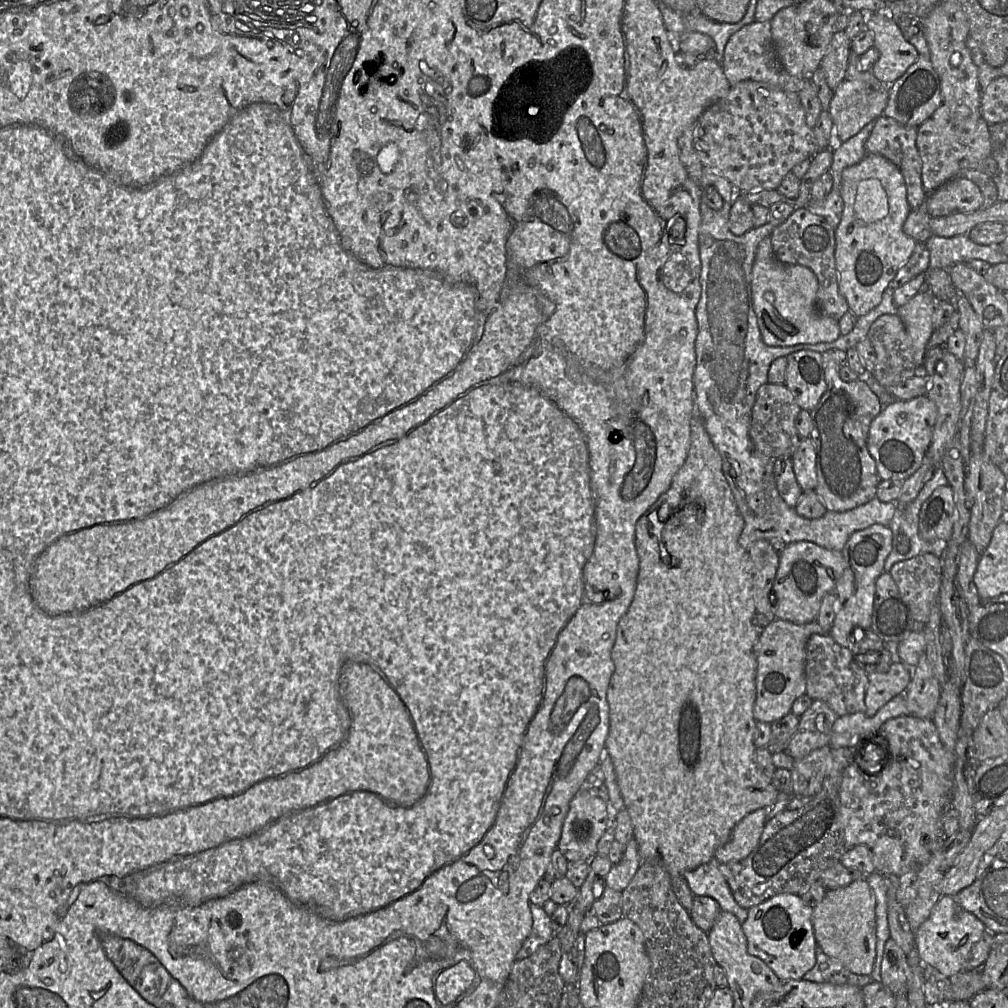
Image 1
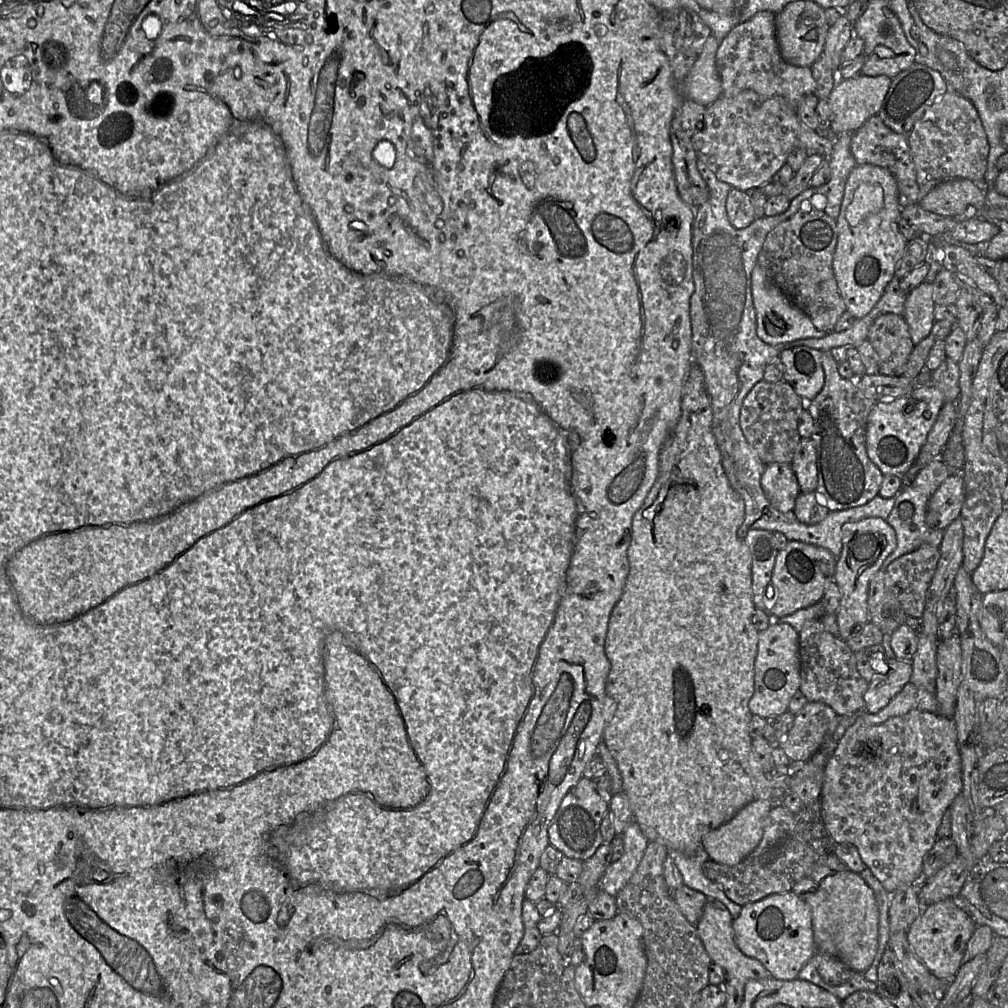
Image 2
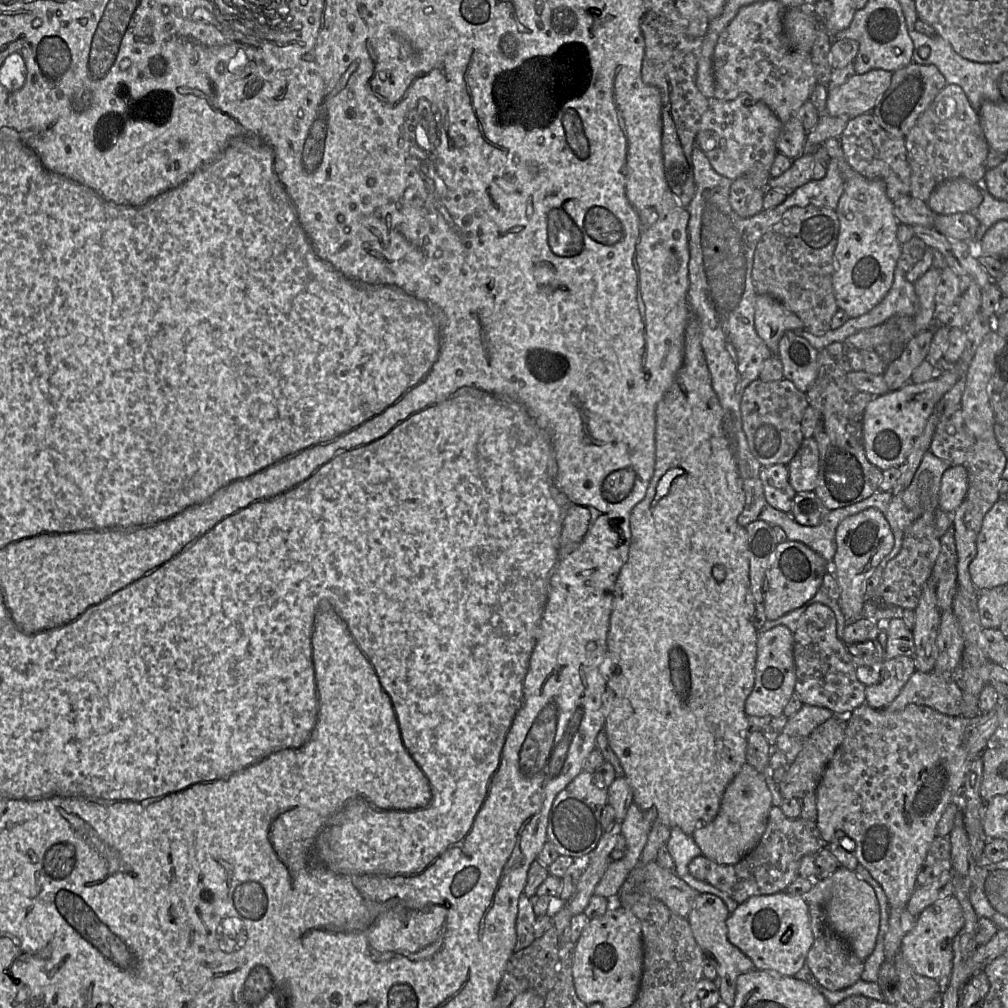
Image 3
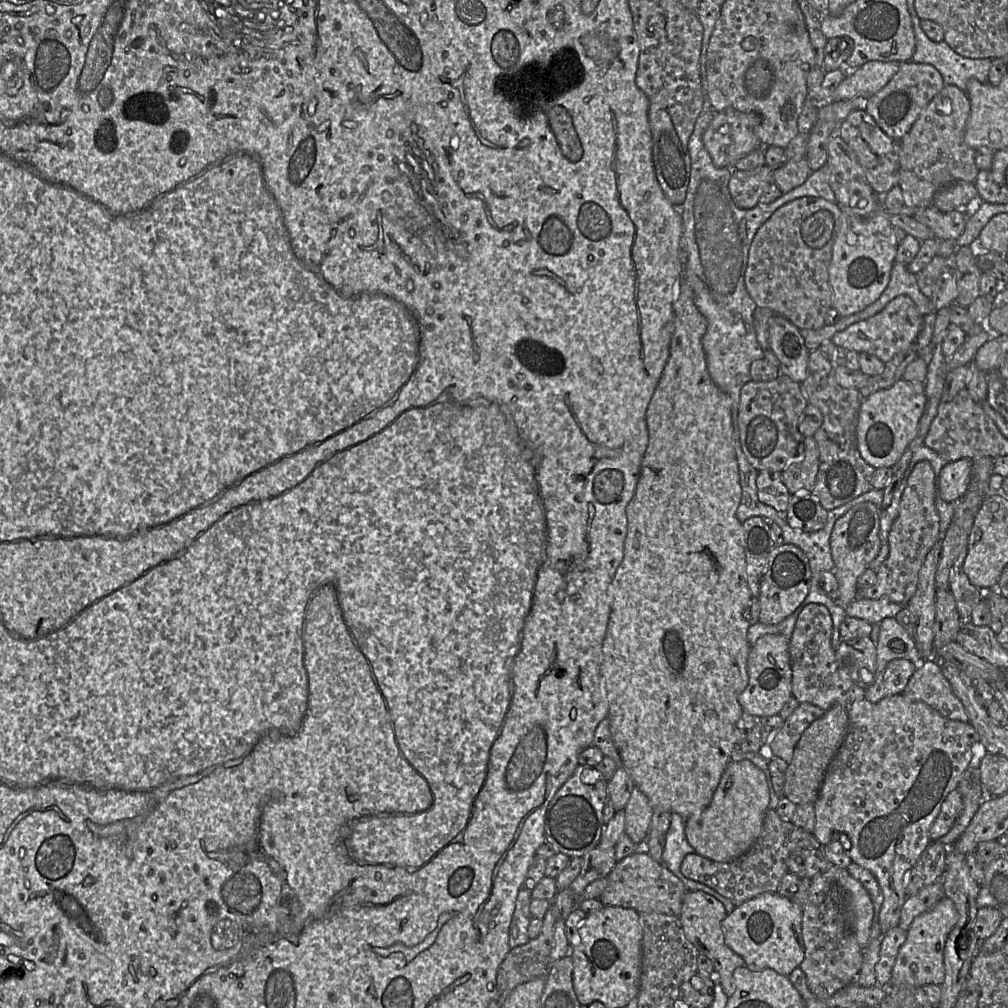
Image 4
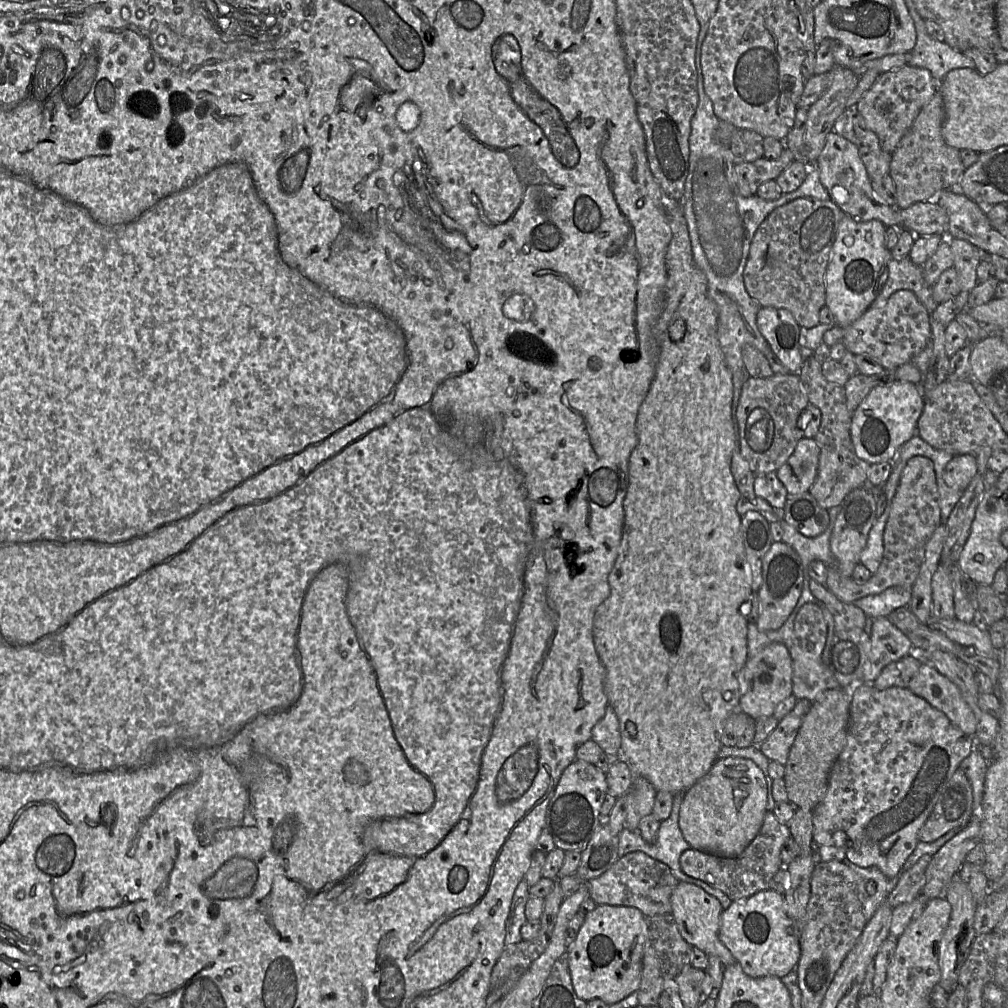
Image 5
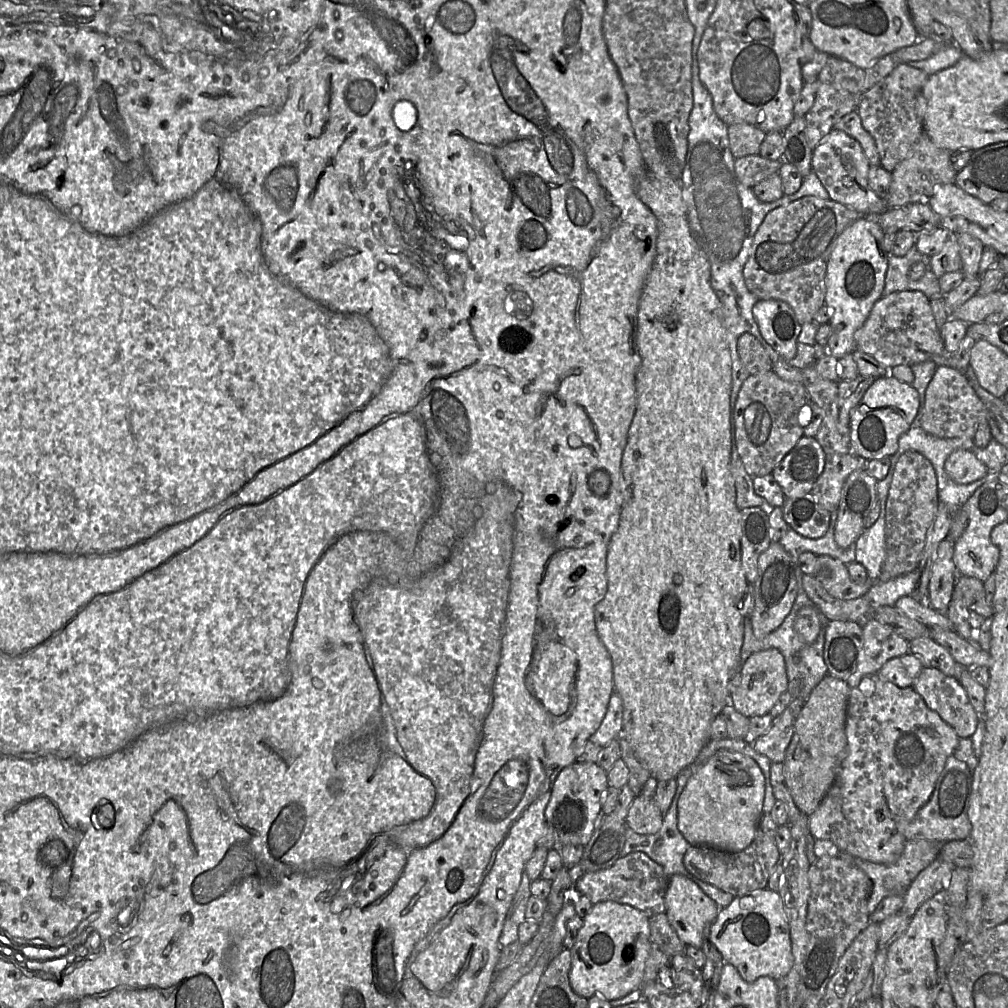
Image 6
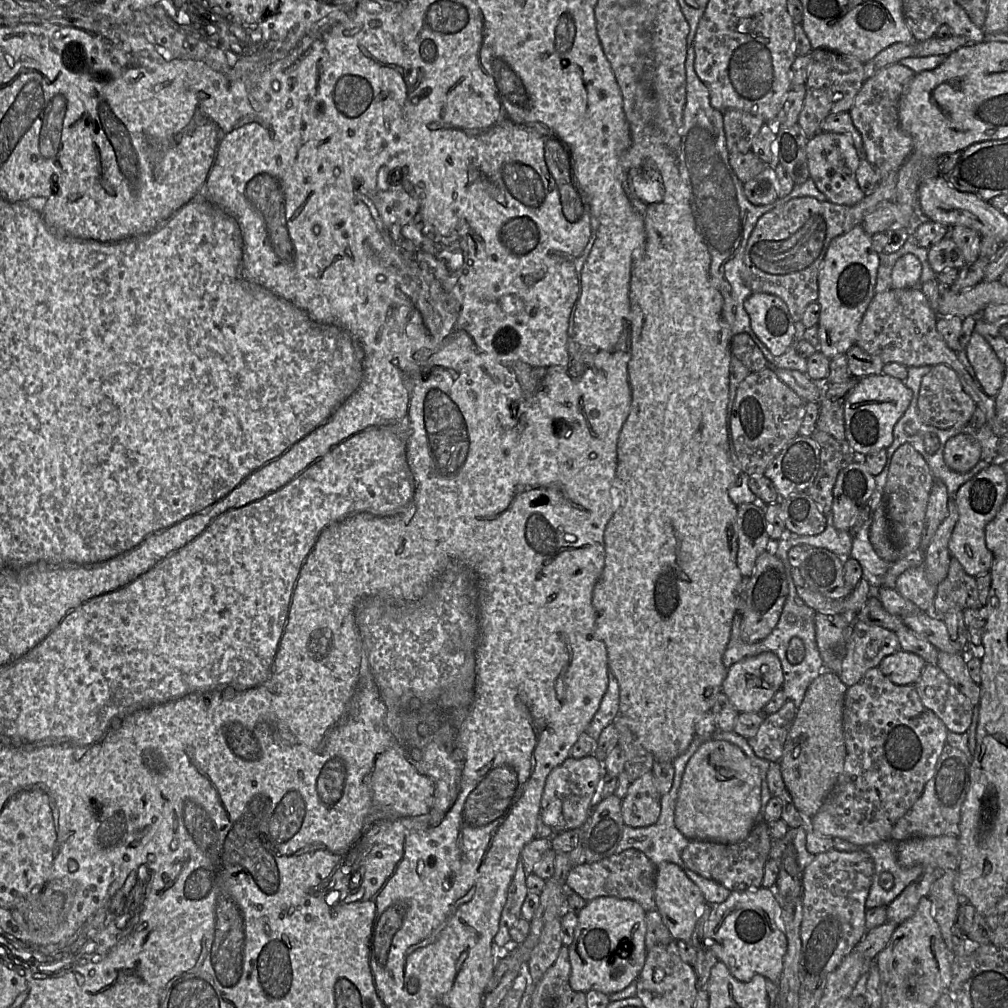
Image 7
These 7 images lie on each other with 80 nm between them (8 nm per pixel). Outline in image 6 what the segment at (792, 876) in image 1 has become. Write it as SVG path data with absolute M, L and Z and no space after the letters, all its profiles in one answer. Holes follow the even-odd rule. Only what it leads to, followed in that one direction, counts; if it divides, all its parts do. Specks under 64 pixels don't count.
M770 813L763 814L755 838L743 851L727 852L709 846L691 846L683 857L685 868L698 879L731 894L742 897L767 888L770 875L780 863L781 854L776 844L778 825Z

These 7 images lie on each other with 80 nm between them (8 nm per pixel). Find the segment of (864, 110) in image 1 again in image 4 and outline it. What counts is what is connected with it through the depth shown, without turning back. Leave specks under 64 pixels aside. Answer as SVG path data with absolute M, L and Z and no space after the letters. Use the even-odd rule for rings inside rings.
M869 61L854 71L840 83L831 96L831 102L869 97L879 92L896 74L901 63Z

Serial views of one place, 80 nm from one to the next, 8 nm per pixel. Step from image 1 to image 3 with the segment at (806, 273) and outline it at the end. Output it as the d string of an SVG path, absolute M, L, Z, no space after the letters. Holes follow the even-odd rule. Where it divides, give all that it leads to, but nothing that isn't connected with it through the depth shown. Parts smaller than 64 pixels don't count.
M756 295L755 329L774 356L786 331L804 329L801 319L770 295Z

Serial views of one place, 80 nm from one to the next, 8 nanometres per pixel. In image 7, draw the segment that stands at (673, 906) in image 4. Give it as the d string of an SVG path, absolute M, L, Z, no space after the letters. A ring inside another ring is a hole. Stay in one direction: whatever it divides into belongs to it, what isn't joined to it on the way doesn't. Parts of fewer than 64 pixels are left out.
M628 849L597 862L574 866L570 869L565 888L587 901L597 897L617 897L639 903L646 911L657 910L655 903L657 865L641 851Z

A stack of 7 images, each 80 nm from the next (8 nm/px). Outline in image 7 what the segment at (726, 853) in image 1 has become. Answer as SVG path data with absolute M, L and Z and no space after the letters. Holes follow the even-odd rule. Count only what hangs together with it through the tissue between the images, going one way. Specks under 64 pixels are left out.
M710 739L688 761L678 793L675 826L689 840L736 844L762 819L759 769L734 744Z

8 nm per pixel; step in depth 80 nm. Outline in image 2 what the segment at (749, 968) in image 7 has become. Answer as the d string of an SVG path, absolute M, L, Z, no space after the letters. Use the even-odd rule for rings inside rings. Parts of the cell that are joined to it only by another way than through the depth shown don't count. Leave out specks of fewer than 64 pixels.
M792 891L742 906L732 926L739 950L759 960L776 980L798 979L801 969L816 953L810 906Z

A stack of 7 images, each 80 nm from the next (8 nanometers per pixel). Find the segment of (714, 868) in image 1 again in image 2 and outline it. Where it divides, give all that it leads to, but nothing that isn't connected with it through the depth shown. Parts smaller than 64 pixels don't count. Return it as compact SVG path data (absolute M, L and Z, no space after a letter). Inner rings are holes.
M700 850L695 856L686 856L678 851L669 851L669 855L681 872L686 886L703 893L708 899L716 899L722 902L733 919L740 915L742 906L731 901L718 884L704 875L702 866L710 859L705 850Z

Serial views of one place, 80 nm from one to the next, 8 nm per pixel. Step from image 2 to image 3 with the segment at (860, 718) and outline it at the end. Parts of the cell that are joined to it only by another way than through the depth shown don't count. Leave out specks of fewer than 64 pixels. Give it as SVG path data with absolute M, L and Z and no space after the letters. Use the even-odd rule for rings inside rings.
M915 671L900 694L885 709L900 711L910 704L927 706L947 716L961 716L963 700L957 678L944 677L935 671Z

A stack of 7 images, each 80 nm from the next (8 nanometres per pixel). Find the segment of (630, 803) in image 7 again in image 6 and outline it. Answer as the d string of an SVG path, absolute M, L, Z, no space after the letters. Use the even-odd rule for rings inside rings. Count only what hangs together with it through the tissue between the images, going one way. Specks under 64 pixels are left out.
M638 794L628 809L625 823L627 827L638 834L650 835L660 830L663 816L654 801L654 797Z

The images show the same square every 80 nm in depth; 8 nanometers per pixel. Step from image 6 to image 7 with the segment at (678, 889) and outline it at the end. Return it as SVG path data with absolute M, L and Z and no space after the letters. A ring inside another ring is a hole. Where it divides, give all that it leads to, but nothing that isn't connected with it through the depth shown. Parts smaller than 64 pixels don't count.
M669 862L657 865L655 903L657 911L673 938L691 942L696 923L706 912L708 903L699 887L686 876L678 865Z

